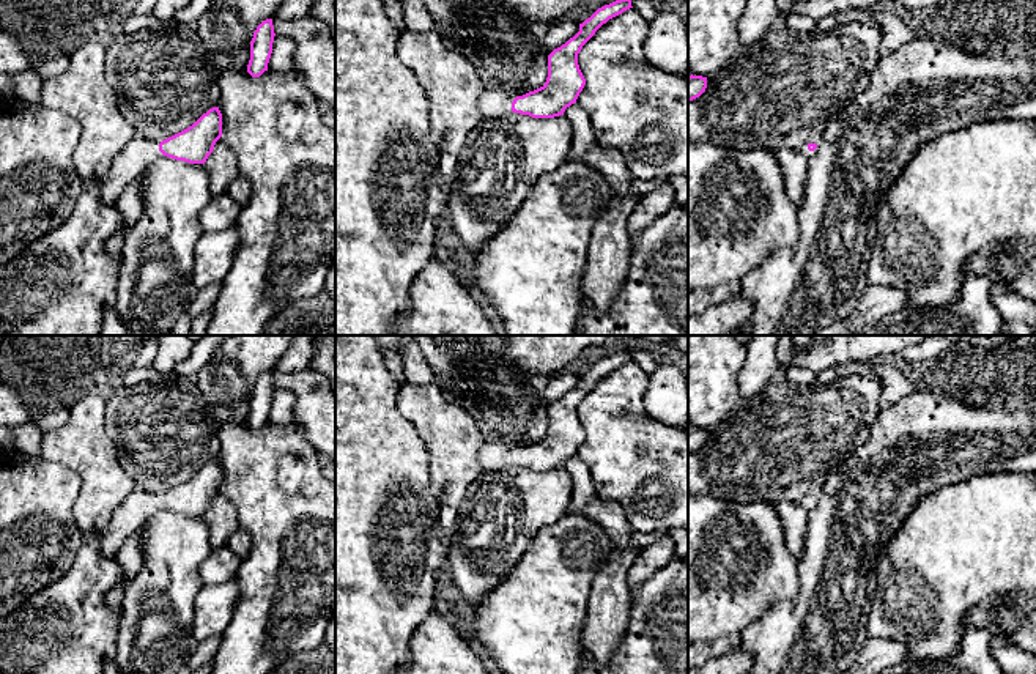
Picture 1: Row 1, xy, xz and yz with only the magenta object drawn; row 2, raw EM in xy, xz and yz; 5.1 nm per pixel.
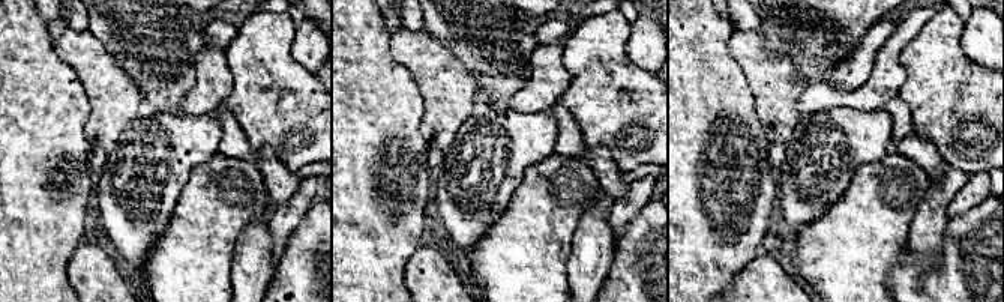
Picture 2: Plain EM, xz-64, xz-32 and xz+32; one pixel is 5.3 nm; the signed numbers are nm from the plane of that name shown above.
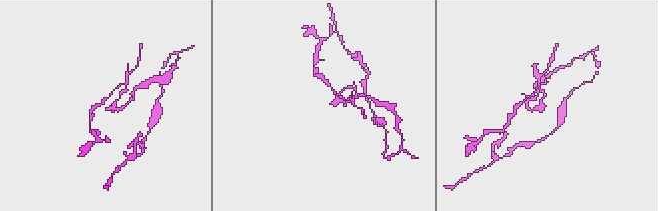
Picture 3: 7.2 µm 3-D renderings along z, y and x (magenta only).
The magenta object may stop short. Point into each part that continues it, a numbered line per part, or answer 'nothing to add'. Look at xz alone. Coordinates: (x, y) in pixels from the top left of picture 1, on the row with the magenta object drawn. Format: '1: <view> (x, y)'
1: xz (495, 103)

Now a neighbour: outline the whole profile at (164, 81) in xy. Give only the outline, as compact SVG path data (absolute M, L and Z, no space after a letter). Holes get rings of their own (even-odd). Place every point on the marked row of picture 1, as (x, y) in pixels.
M191 25L121 35L107 47L104 58L104 77L117 93L121 115L137 134L157 143L187 129L209 109L217 107L219 74Z

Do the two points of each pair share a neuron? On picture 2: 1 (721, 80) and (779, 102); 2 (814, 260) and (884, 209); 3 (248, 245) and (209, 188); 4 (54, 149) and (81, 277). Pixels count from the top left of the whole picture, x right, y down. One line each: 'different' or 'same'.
1: different
2: same
3: different
4: different

